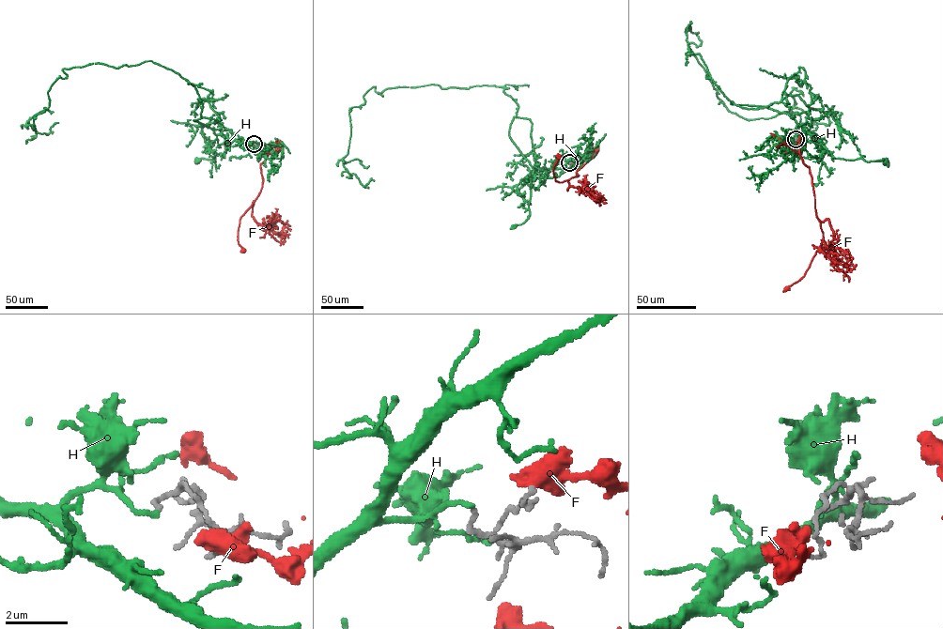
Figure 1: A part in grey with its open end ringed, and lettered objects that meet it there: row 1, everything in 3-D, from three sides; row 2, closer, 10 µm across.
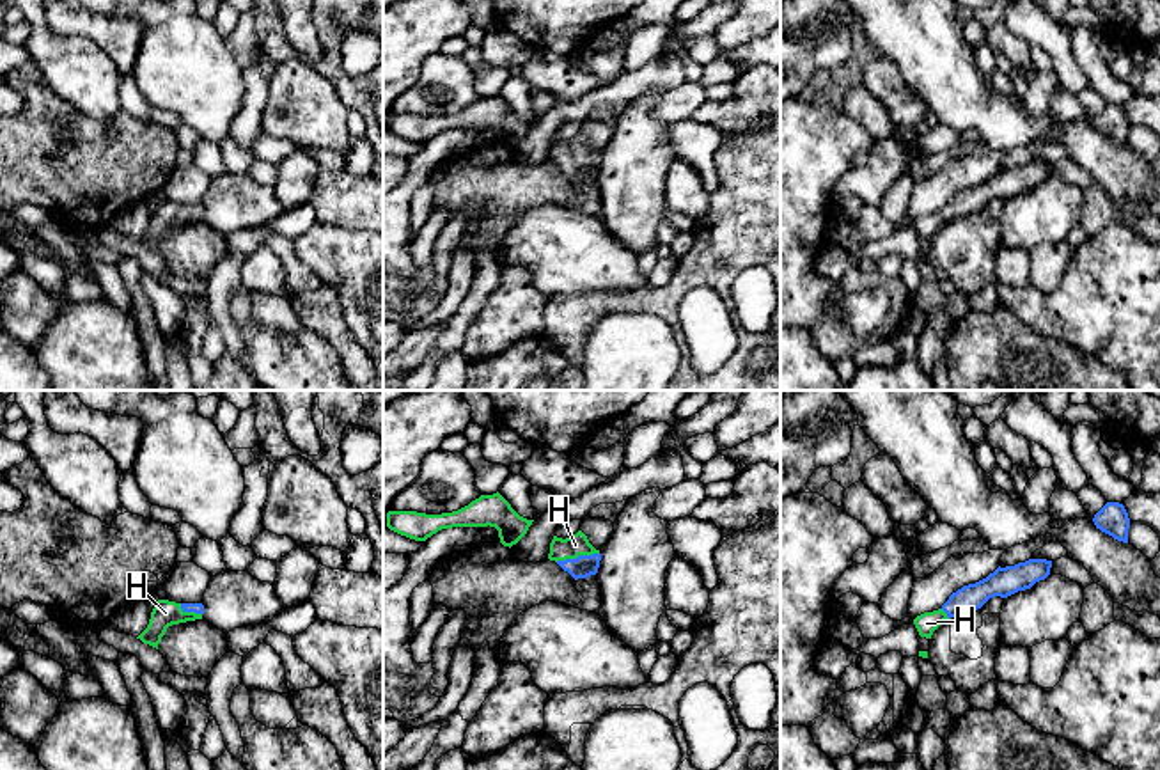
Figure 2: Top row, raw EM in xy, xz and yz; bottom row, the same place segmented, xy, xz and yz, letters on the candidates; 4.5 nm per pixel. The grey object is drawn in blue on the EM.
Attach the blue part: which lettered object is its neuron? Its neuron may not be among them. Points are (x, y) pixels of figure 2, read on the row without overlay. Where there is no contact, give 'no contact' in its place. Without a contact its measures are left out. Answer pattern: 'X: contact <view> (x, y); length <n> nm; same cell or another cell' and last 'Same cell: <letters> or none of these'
F: no contact; another cell
H: contact xz (579, 158); length 200 nm; same cell
Same cell: H

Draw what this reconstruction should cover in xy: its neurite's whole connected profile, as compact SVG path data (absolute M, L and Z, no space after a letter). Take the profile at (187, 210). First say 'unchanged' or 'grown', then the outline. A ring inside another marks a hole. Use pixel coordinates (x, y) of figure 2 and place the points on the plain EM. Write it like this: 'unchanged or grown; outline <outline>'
grown; outline M158 202L151 215L147 231L137 241L158 252L158 247L161 245L161 240L169 229L202 222L202 216L202 206L176 206L169 202Z

